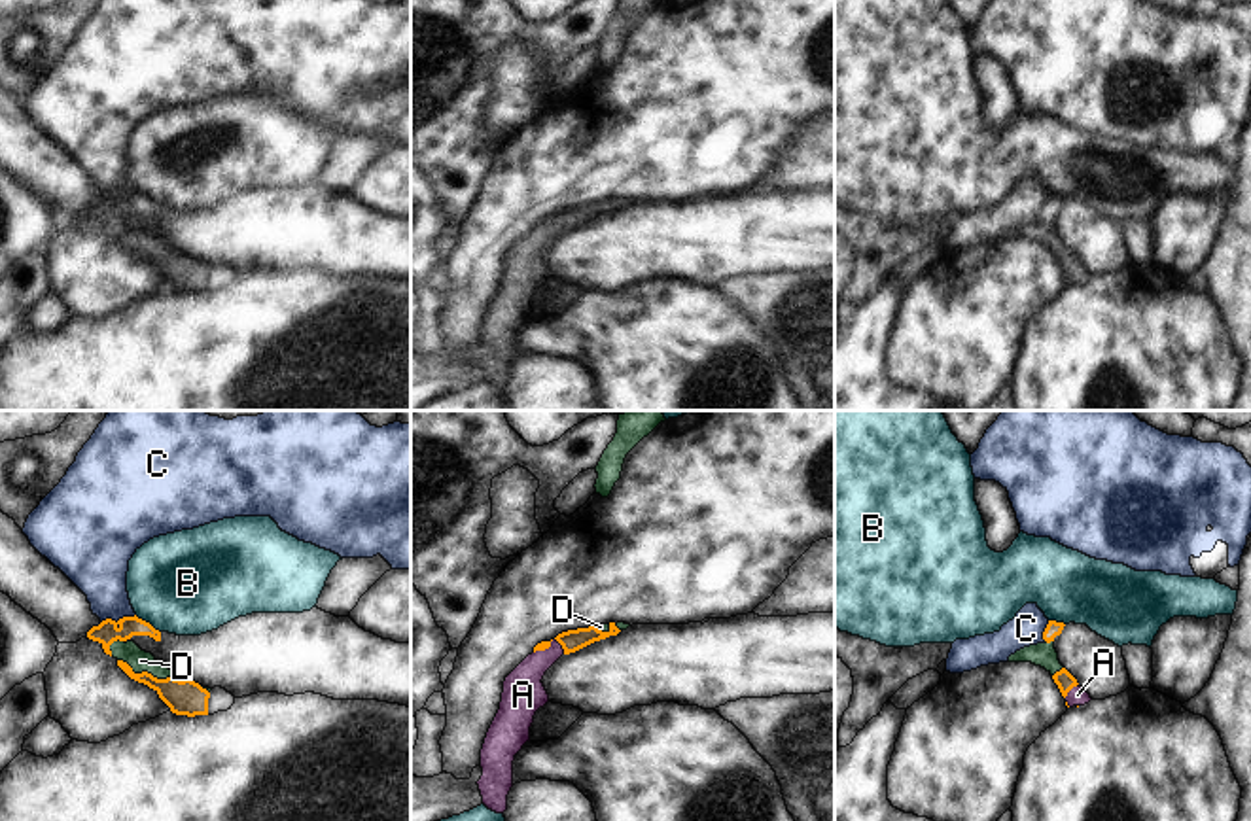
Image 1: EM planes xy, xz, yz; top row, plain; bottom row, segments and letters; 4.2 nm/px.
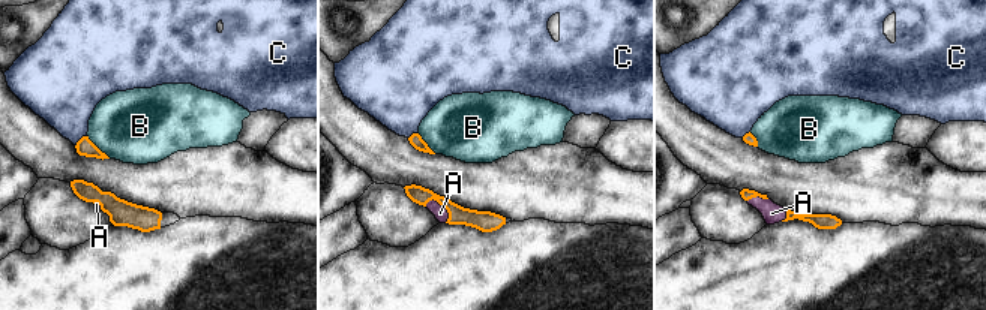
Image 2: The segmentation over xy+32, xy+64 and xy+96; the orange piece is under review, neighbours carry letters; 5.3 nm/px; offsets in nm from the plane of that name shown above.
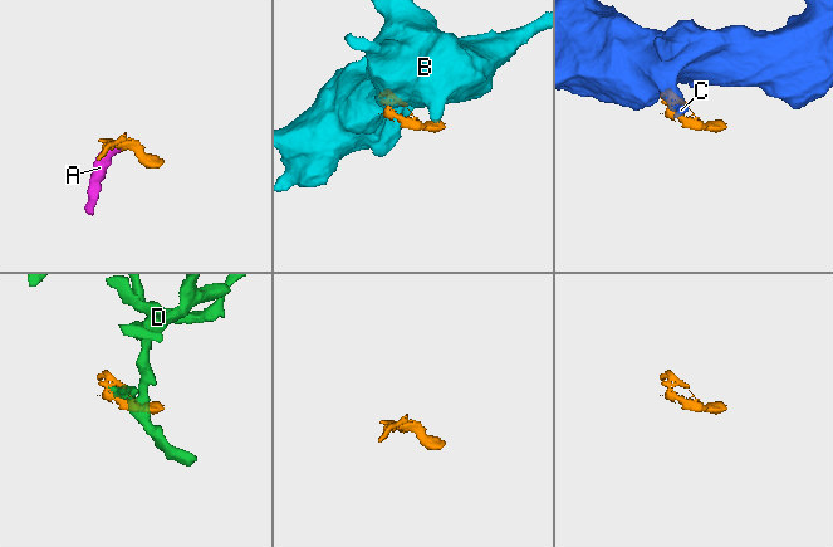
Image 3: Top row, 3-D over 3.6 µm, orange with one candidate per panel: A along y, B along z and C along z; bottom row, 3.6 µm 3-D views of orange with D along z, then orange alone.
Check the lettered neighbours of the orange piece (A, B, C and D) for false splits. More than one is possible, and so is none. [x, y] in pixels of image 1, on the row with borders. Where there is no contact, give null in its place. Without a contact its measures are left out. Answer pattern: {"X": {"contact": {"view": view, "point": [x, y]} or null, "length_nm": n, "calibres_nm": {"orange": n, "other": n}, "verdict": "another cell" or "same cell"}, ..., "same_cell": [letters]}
{"A": {"contact": {"view": "yz", "point": [1070, 689]}, "length_nm": 90, "calibres_nm": {"orange": 80, "other": 80}, "verdict": "same cell"}, "B": {"contact": {"view": "xy", "point": [148, 623]}, "length_nm": 130, "calibres_nm": {"orange": 100, "other": 440}, "verdict": "another cell"}, "C": {"contact": {"view": "xy", "point": [120, 619]}, "length_nm": 160, "calibres_nm": {"orange": 100, "other": 240}, "verdict": "another cell"}, "D": {"contact": {"view": "xy", "point": [150, 674]}, "length_nm": 300, "calibres_nm": {"orange": 150, "other": 90}, "verdict": "same cell"}, "same_cell": ["A", "D"]}

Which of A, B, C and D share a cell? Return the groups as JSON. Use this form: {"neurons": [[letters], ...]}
{"neurons": [["A", "D"], ["B"], ["C"]]}

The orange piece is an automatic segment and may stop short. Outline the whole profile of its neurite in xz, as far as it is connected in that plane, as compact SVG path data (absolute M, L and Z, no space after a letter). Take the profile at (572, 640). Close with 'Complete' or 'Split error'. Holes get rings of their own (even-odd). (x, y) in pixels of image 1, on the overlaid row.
M609 622L577 628L558 634L551 641L541 641L503 681L500 709L486 732L481 749L483 776L477 781L483 804L503 813L507 795L513 787L515 755L530 742L530 726L539 707L549 702L541 683L545 672L562 656L575 653L594 641L617 636L630 624Z. Split error

